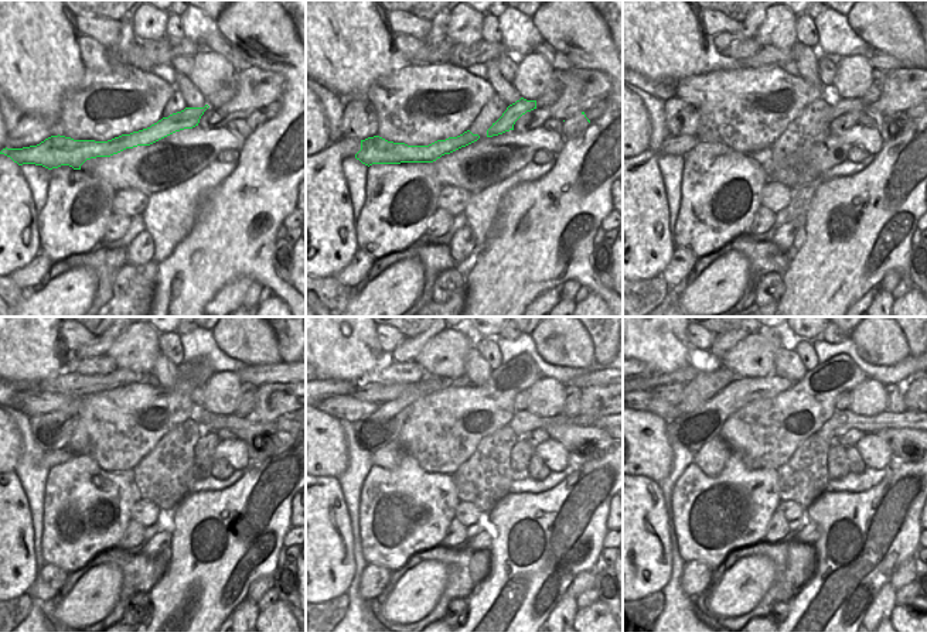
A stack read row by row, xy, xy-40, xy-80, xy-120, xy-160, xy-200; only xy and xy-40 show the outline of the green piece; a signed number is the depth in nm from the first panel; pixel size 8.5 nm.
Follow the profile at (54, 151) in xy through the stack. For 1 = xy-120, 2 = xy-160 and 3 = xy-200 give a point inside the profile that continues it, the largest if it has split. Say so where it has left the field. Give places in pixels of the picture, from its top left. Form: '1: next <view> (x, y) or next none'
1: next xy-120 (241, 427)
2: next xy-160 (566, 433)
3: next xy-200 (888, 434)

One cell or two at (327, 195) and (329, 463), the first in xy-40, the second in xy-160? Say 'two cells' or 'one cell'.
two cells

